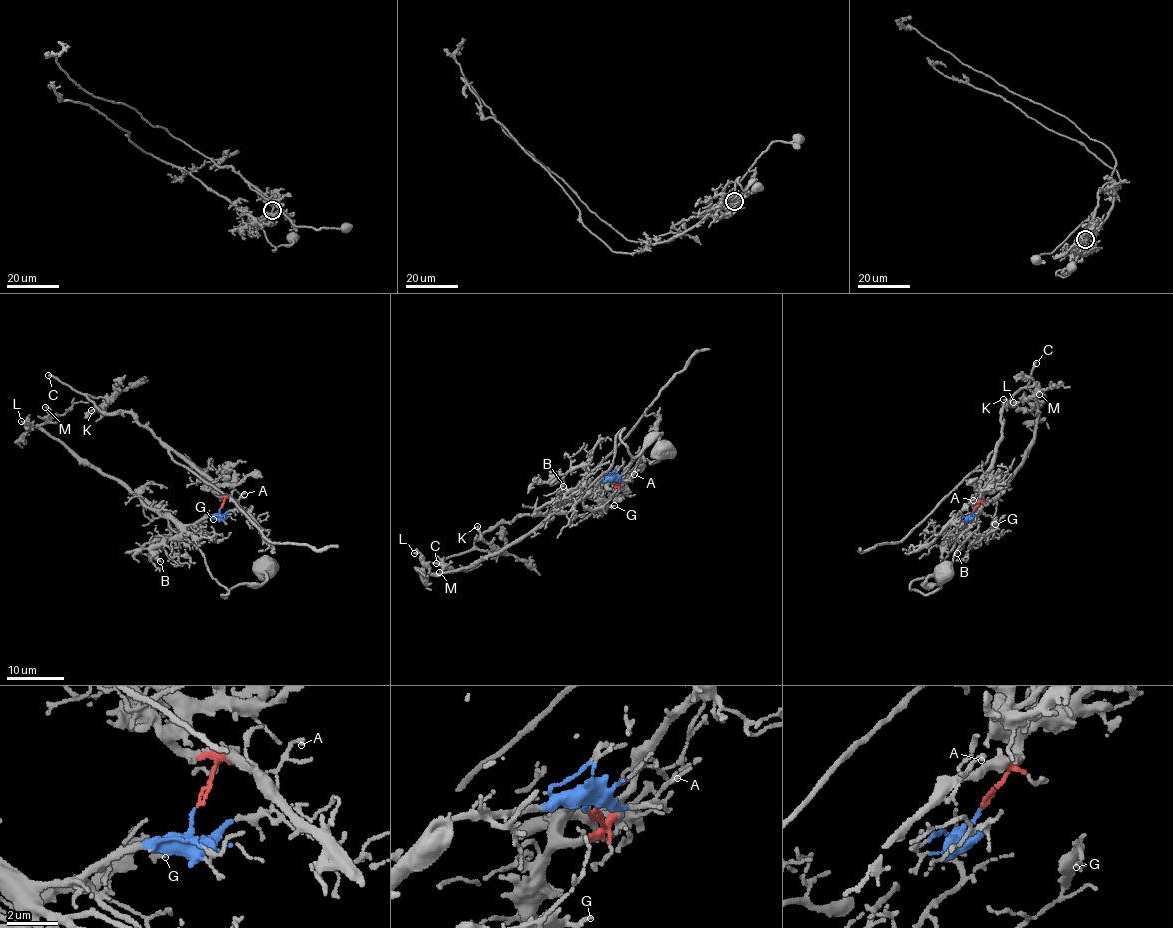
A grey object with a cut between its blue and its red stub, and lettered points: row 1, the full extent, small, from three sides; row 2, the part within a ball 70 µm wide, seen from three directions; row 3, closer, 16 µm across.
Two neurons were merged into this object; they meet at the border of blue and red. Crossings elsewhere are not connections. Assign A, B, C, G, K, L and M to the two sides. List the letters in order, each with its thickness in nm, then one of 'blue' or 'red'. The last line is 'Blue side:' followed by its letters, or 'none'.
A: 110 nm thick; red
B: 70 nm thick; blue
C: 200 nm thick; red
G: 170 nm thick; blue
K: 200 nm thick; red
L: 240 nm thick; blue
M: 140 nm thick; blue
Blue side: B, G, L, M

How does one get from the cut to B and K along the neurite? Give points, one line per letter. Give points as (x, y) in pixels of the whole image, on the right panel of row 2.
B: (973, 511), (964, 528), (968, 536), (957, 554)
K: (973, 511), (980, 503), (985, 476), (1001, 436), (1000, 413), (1012, 399), (1002, 400)

